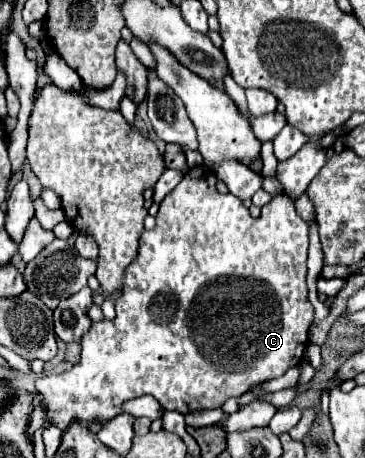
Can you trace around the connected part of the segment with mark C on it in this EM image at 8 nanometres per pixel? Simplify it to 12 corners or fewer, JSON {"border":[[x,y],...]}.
{"border":[[193,168],[47,424],[219,408],[299,366],[307,222]]}

